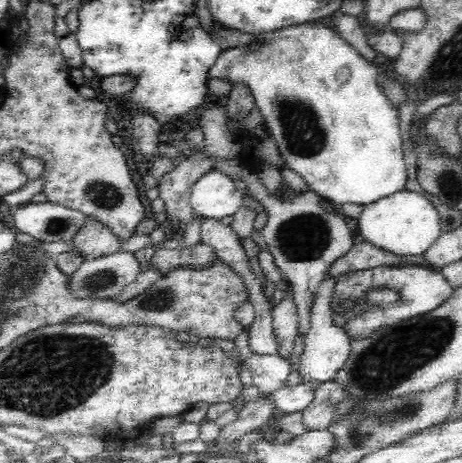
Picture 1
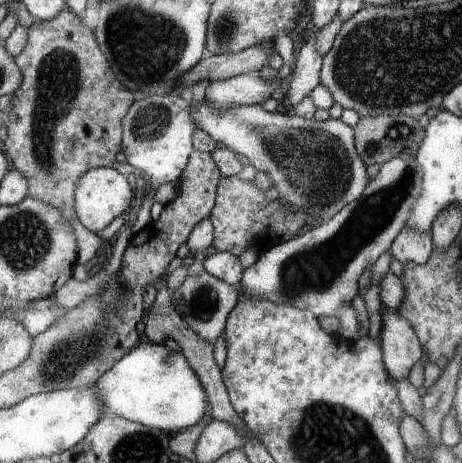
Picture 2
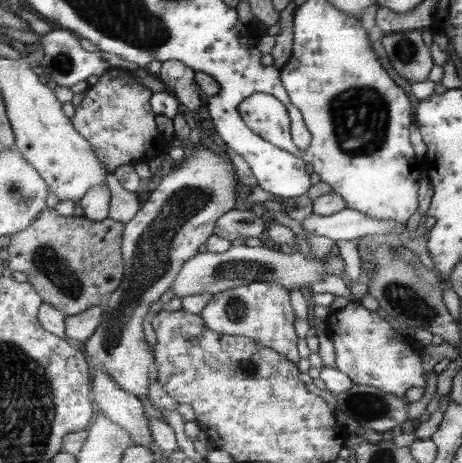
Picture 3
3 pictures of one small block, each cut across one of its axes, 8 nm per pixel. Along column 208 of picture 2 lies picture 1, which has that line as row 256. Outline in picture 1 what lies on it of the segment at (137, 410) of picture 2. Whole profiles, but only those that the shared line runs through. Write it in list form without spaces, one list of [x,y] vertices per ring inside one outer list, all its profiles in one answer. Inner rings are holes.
[[[406,188],[398,194],[392,194],[390,198],[382,198],[366,206],[360,218],[354,222],[354,232],[358,240],[370,242],[374,248],[378,246],[380,250],[386,250],[388,254],[394,254],[398,258],[424,256],[430,246],[434,246],[434,242],[442,236],[440,214],[436,206],[426,196]]]

